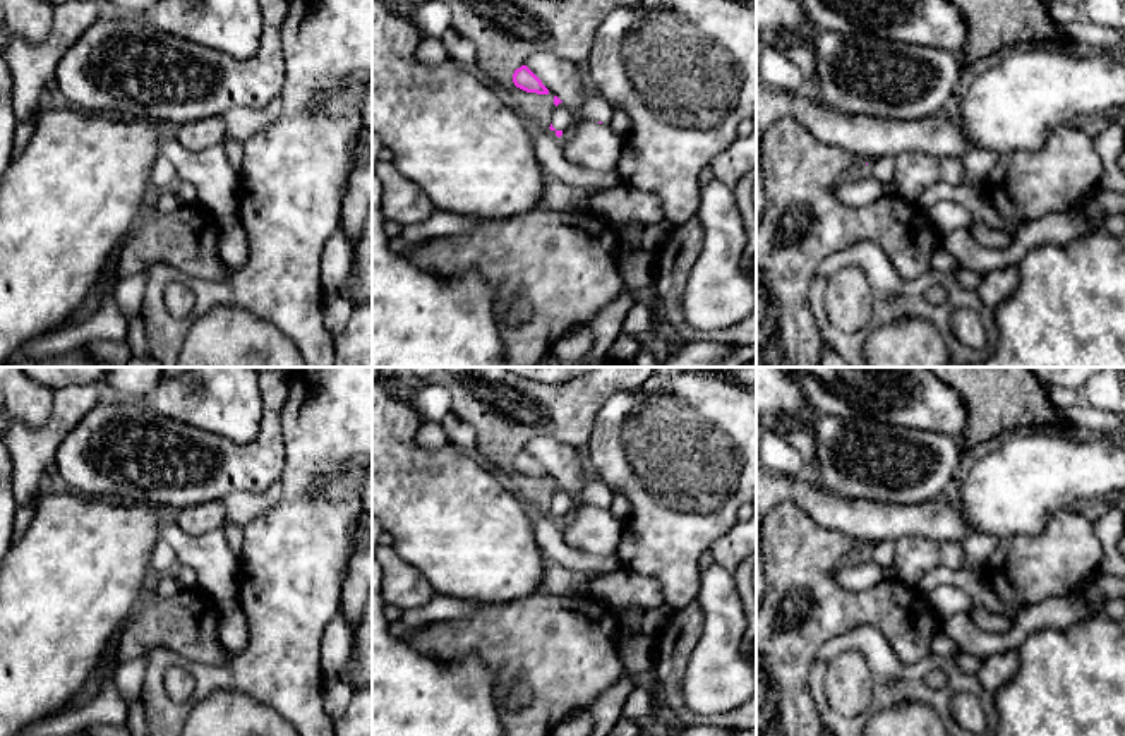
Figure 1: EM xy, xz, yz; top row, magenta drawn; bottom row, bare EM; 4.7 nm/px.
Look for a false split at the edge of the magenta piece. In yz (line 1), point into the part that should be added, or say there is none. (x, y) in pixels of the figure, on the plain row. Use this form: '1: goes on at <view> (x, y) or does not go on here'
1: does not go on here

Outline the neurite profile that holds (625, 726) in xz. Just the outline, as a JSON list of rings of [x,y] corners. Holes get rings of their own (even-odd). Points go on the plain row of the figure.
[[[621,715],[609,736],[640,736],[641,729],[636,719]]]

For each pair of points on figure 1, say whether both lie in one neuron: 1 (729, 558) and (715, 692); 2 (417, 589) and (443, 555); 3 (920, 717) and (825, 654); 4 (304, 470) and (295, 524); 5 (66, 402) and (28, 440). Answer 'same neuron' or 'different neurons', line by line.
1: different neurons
2: different neurons
3: different neurons
4: same neuron
5: same neuron

